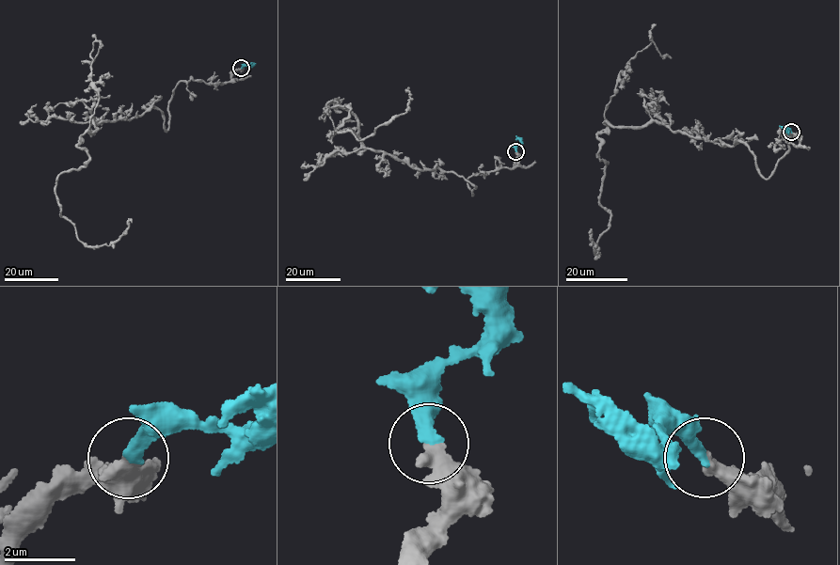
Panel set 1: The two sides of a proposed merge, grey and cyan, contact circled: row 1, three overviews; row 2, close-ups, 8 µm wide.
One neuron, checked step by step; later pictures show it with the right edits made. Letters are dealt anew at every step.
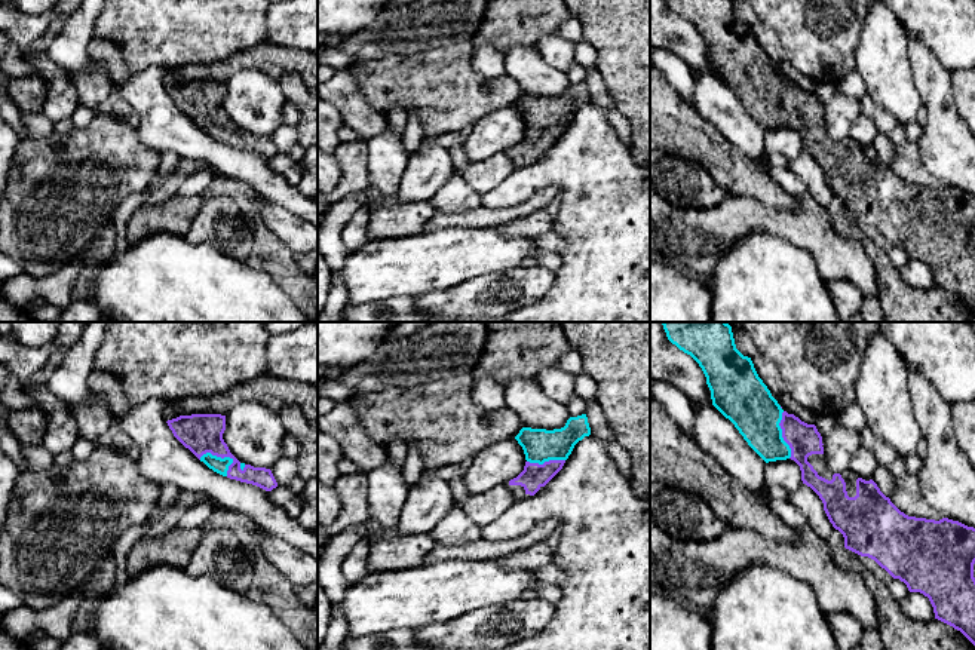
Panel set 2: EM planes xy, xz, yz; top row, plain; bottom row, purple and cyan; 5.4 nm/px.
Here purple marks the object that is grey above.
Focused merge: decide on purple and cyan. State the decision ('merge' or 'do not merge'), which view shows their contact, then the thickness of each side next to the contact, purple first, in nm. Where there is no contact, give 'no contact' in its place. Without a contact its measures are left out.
merge; contact in xy; calibres 220 and 90 nm

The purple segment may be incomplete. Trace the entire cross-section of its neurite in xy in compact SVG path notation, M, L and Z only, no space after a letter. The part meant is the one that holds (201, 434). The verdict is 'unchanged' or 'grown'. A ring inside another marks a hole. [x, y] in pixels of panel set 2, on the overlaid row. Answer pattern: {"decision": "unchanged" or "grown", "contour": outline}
{"decision": "grown", "contour": "M191 414L166 421L174 436L214 472L266 491L278 487L270 469L240 463L223 439L226 416Z"}

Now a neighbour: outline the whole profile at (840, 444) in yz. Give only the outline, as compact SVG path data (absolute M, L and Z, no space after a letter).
M837 421L827 433L821 436L828 467L833 473L847 472L850 460L855 457L858 450L864 447L861 432L847 429Z

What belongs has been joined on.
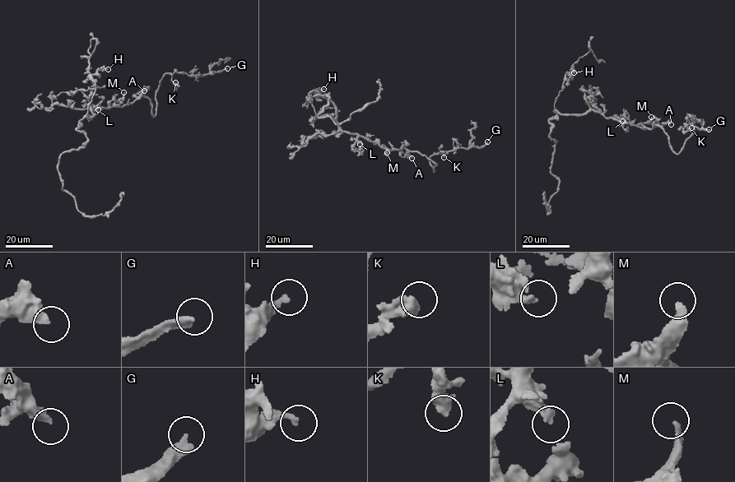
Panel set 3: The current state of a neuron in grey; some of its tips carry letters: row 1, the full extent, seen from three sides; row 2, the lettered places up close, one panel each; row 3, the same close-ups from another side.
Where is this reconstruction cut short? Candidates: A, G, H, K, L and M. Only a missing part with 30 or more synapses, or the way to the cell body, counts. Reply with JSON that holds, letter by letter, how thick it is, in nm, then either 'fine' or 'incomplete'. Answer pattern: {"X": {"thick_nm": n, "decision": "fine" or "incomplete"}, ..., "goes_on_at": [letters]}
{"A": {"thick_nm": 420, "decision": "fine"}, "G": {"thick_nm": 340, "decision": "incomplete"}, "H": {"thick_nm": 260, "decision": "fine"}, "K": {"thick_nm": 550, "decision": "fine"}, "L": {"thick_nm": 320, "decision": "fine"}, "M": {"thick_nm": 280, "decision": "fine"}, "goes_on_at": ["G"]}

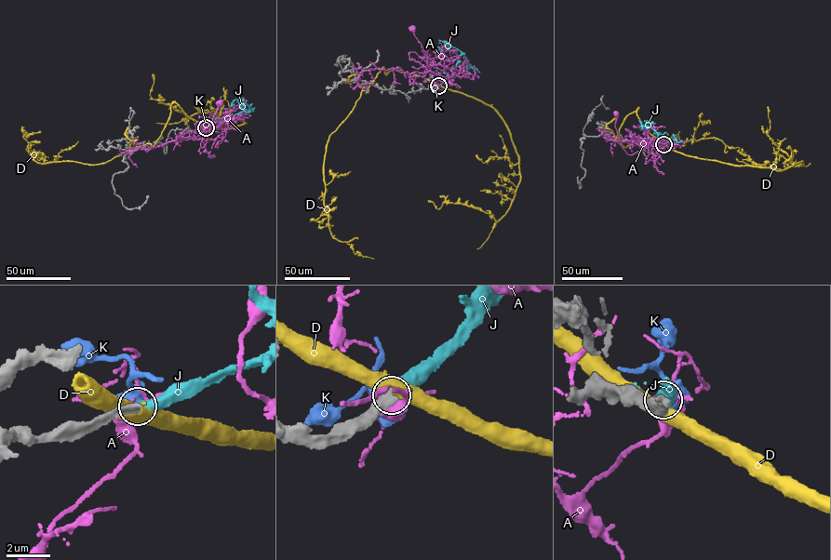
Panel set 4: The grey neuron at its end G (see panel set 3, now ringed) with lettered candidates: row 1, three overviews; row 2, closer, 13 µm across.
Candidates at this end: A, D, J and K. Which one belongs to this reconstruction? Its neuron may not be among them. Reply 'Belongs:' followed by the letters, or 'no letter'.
Belongs: J

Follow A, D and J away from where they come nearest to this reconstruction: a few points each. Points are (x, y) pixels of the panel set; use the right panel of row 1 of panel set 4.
A: (663, 144), (658, 150), (654, 147), (650, 153), (641, 148), (628, 154), (615, 126), (616, 114)
D: (663, 144), (648, 131), (637, 108), (615, 139), (624, 147), (636, 140), (716, 138), (750, 159)
J: (663, 144), (663, 141), (666, 142), (658, 138), (658, 133), (666, 132), (673, 140), (682, 140)

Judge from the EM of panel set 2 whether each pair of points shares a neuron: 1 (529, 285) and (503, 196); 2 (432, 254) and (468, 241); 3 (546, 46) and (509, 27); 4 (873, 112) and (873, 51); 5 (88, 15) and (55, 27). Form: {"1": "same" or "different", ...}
{"1": "different", "2": "same", "3": "different", "4": "different", "5": "different"}

